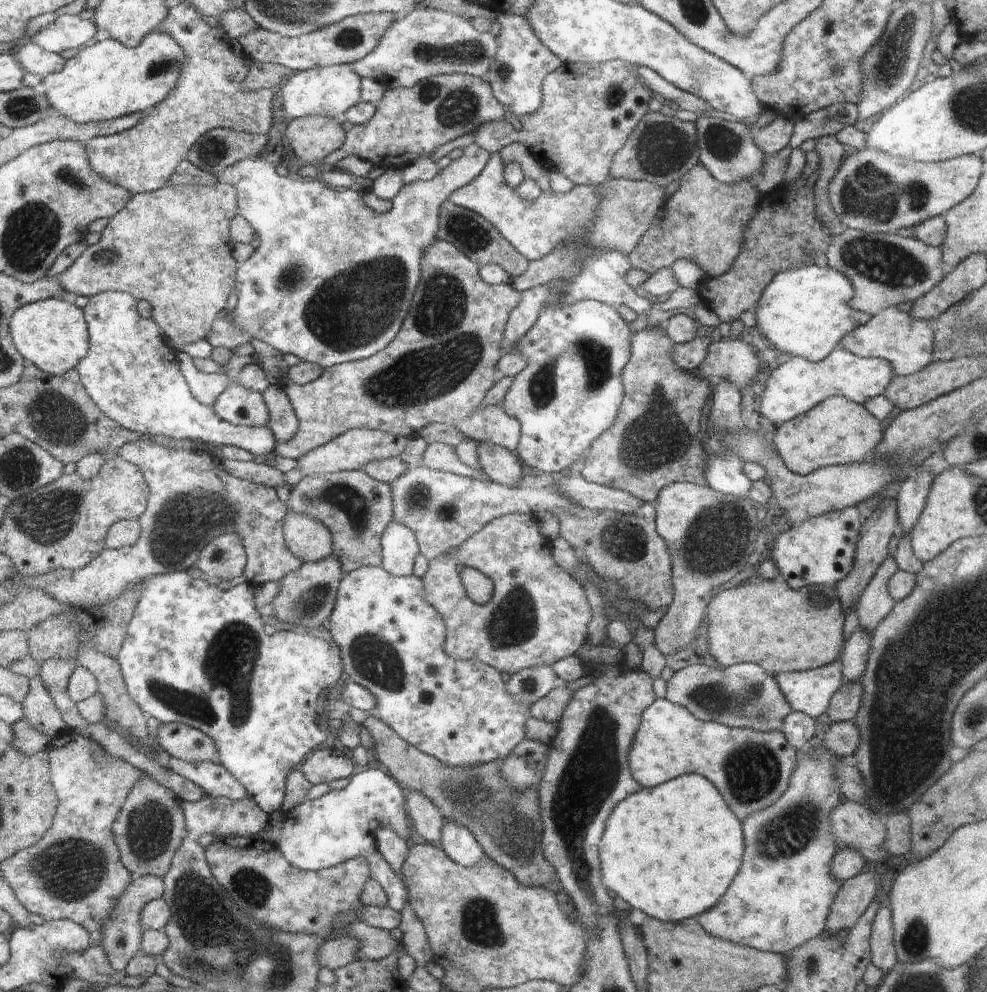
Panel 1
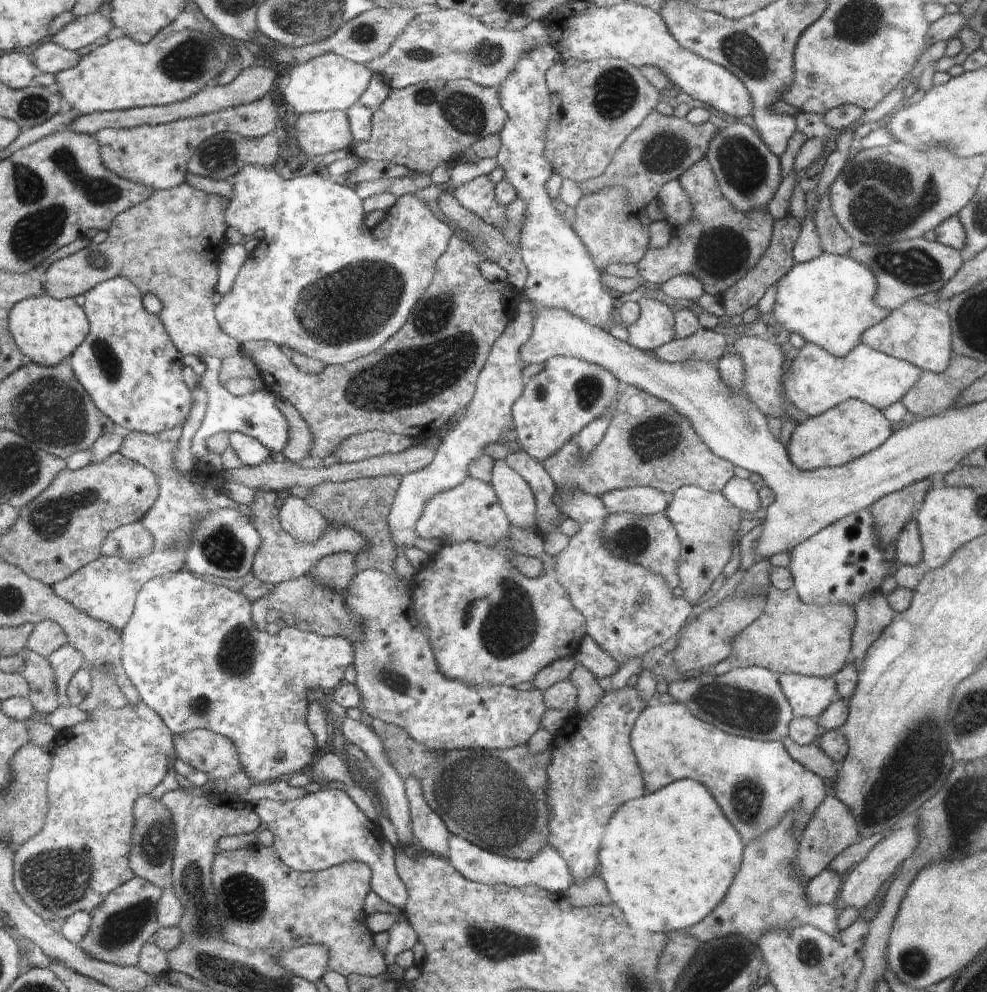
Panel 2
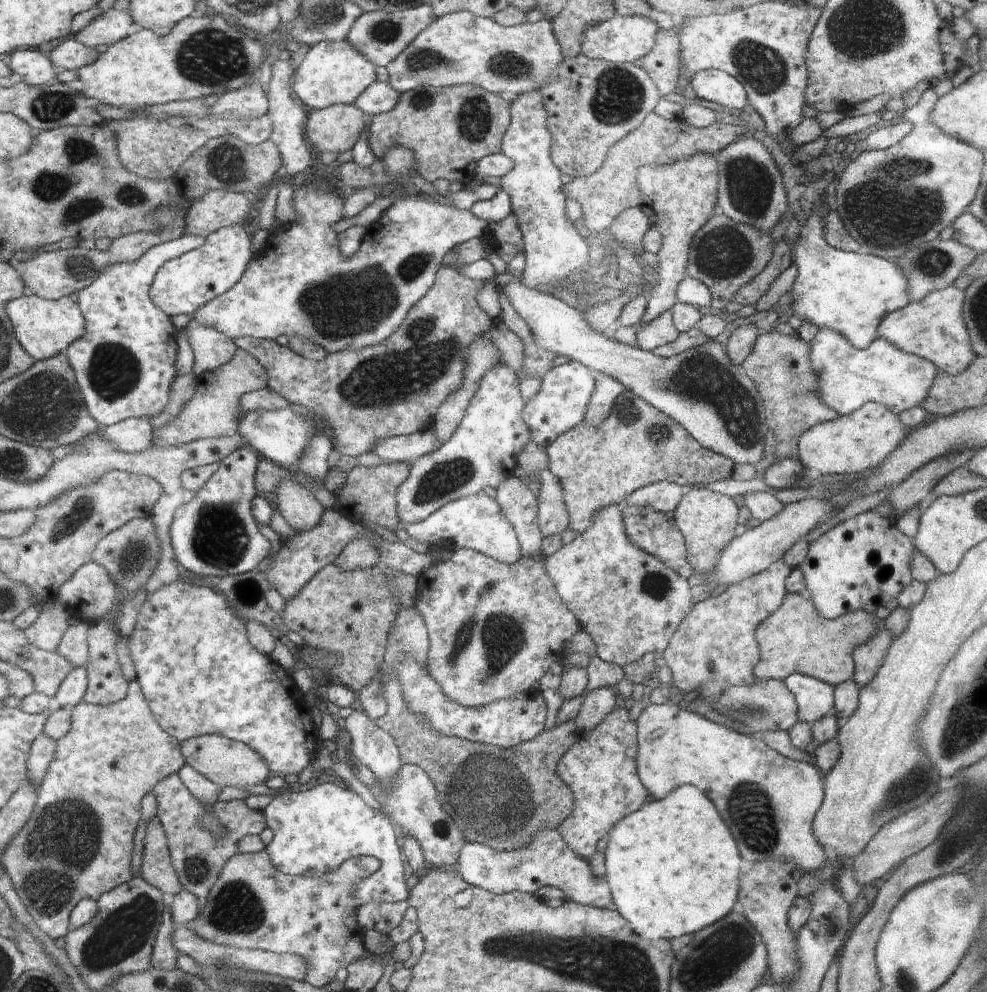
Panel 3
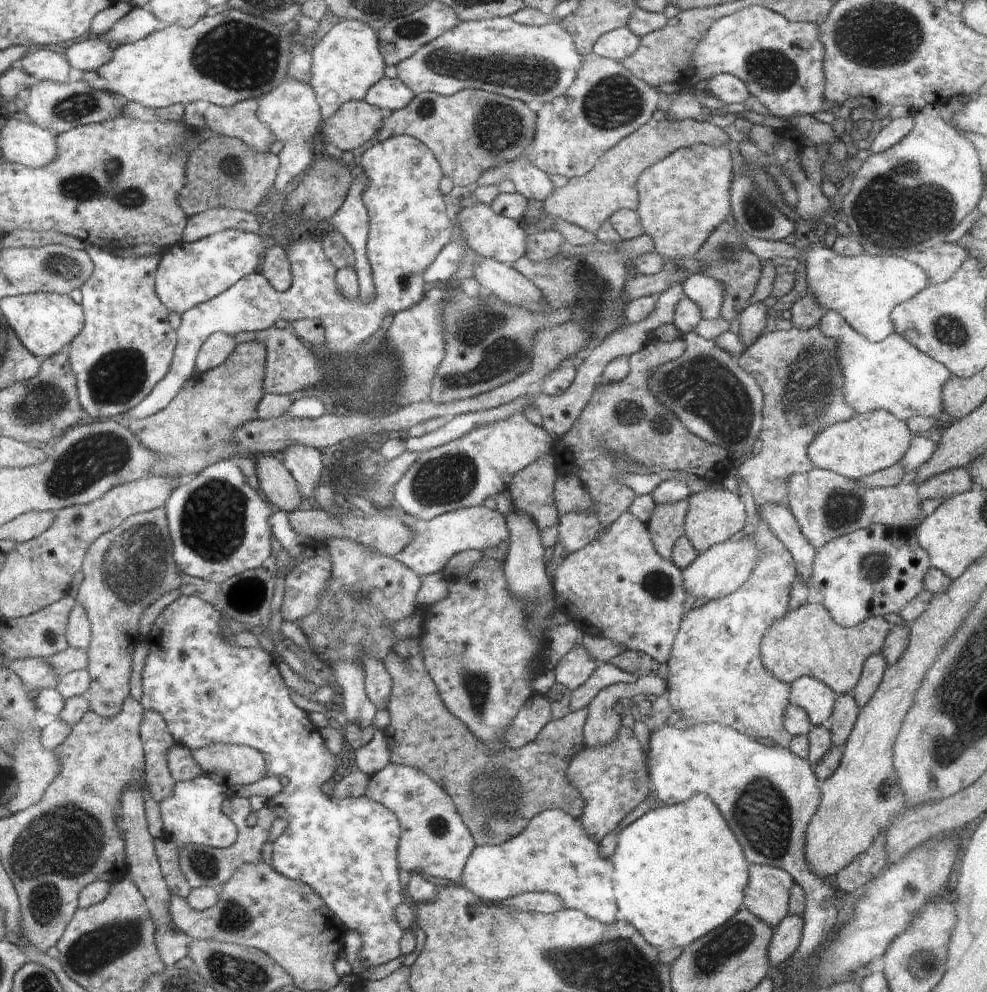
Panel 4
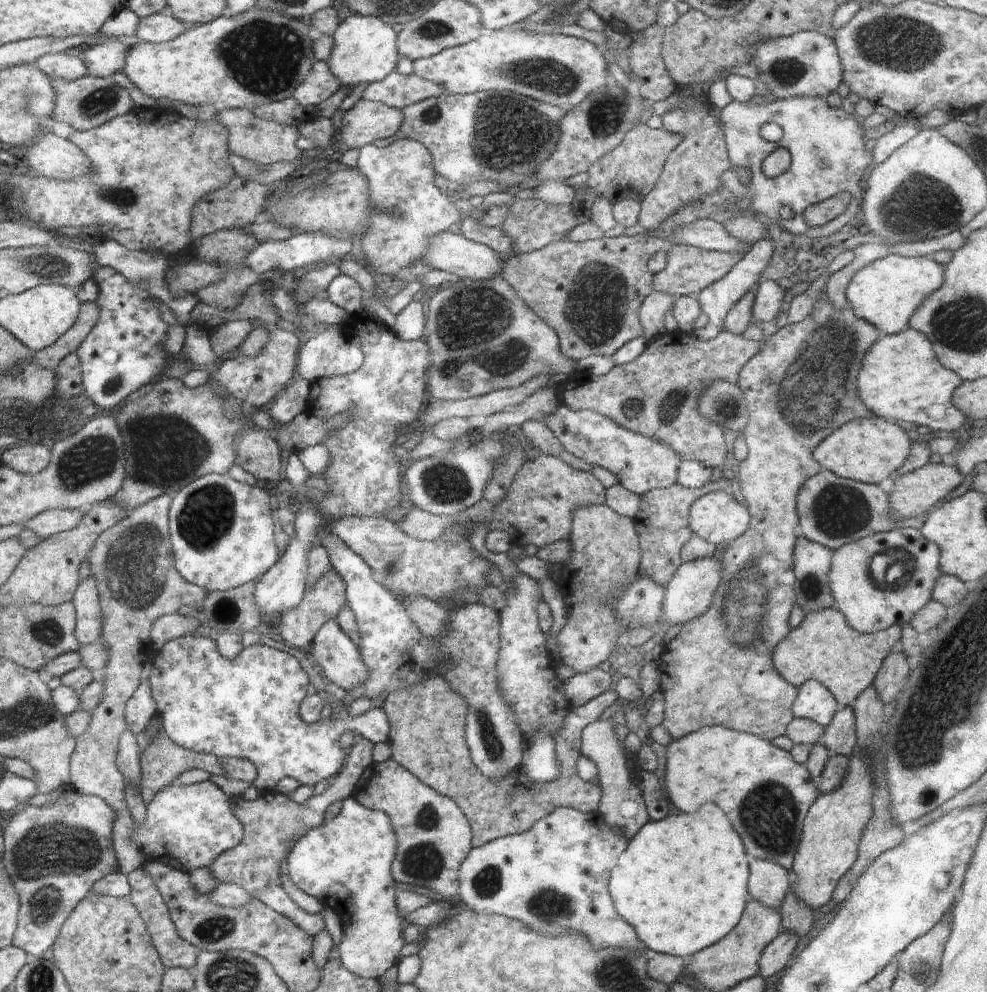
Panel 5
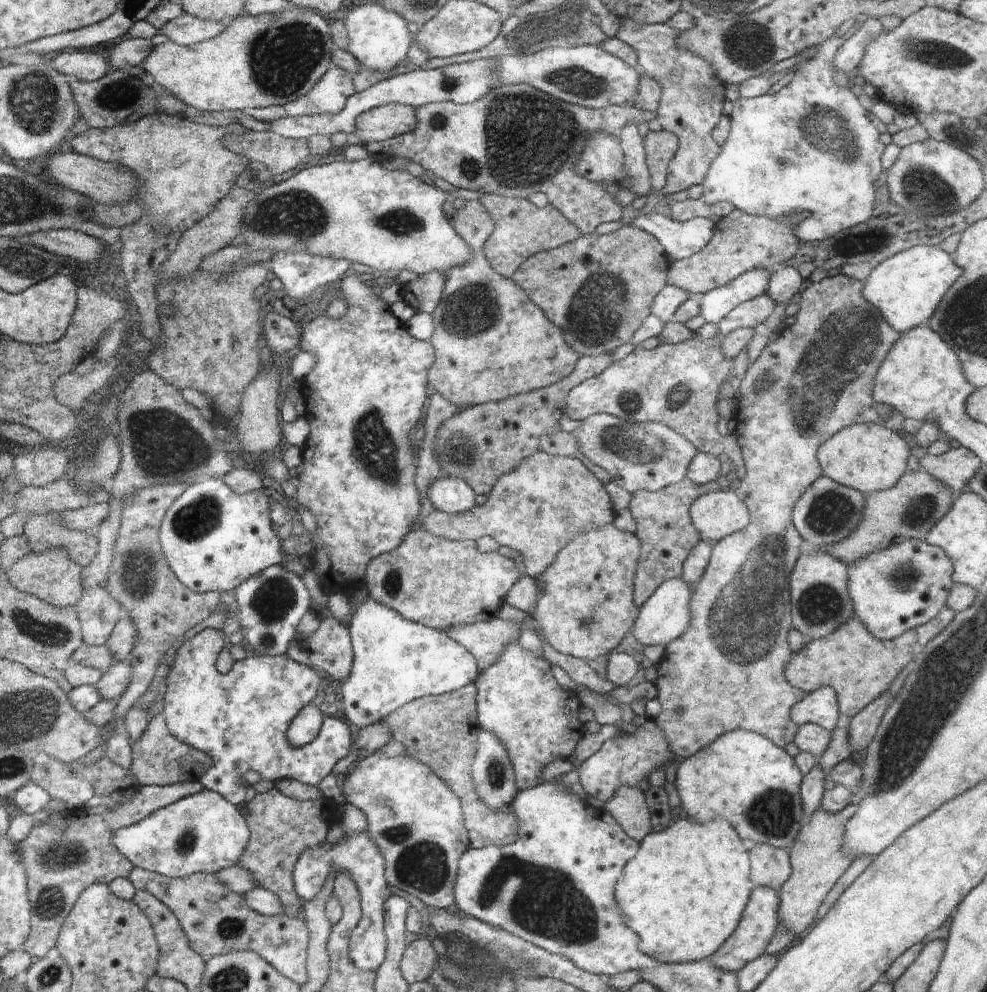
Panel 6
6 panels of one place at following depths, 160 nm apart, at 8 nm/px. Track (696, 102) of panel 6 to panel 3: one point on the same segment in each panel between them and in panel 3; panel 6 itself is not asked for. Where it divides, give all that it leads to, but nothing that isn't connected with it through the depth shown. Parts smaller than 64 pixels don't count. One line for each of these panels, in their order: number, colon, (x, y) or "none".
3: (678, 197)
4: (682, 198)
5: (693, 169)

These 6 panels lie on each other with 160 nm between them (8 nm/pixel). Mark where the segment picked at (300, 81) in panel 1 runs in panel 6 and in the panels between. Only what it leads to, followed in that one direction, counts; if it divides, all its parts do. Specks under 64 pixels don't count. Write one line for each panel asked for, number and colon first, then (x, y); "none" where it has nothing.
2: (327, 83)
3: (332, 72)
4: (347, 61)
5: (364, 51)
6: (378, 39)

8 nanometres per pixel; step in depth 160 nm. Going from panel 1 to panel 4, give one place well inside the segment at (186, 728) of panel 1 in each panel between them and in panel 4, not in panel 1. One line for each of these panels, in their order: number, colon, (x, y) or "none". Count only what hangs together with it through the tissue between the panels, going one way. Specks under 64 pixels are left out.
2: (202, 749)
3: (226, 762)
4: (227, 764)

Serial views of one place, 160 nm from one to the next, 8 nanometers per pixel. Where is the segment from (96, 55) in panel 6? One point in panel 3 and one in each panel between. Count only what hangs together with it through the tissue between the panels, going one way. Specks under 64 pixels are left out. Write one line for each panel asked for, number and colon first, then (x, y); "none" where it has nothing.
3: (35, 68)
4: (45, 65)
5: (70, 67)

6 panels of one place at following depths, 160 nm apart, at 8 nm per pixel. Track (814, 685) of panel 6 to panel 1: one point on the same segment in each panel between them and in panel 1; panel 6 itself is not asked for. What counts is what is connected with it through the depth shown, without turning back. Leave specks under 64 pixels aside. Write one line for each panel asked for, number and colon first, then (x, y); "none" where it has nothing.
1: (763, 621)
2: (792, 636)
3: (794, 639)
4: (806, 641)
5: (824, 647)

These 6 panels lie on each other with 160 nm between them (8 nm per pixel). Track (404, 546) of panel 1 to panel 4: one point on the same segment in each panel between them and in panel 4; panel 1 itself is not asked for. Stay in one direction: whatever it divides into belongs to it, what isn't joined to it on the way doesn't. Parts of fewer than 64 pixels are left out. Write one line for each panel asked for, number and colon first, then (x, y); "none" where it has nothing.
2: (488, 417)
3: (483, 452)
4: (462, 473)

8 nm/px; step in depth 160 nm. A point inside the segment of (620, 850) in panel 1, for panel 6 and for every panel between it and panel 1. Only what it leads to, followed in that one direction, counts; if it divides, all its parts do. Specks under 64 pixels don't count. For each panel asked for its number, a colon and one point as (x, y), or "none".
2: (667, 859)
3: (672, 866)
4: (679, 873)
5: (681, 883)
6: (684, 892)

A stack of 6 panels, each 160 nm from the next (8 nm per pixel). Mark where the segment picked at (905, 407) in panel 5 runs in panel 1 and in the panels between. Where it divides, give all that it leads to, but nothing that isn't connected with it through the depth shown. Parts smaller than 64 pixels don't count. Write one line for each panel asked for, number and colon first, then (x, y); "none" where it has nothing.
1: (798, 385)
2: (815, 381)
3: (847, 377)
4: (892, 375)

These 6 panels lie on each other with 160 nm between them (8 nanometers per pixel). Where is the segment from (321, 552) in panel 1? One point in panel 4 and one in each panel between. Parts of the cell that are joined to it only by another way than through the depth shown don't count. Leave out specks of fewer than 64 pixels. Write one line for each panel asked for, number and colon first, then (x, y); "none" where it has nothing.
2: (305, 523)
3: (297, 505)
4: (277, 483)

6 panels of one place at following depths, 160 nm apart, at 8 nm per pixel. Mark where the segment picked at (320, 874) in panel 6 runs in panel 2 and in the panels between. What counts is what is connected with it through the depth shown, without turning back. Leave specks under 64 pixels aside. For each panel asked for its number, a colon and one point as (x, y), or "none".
2: (191, 649)
3: (200, 674)
4: (208, 689)
5: (347, 862)

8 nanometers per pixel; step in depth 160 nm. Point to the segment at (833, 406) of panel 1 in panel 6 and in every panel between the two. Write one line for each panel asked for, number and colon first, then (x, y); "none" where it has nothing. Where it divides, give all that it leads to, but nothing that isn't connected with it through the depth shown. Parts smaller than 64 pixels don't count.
2: (844, 432)
3: (855, 443)
4: (864, 444)
5: (868, 450)
6: (868, 457)

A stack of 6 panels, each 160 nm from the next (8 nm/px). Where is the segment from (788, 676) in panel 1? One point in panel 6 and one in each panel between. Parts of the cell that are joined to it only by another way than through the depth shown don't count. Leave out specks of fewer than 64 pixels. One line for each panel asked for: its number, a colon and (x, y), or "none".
2: (808, 696)
3: (815, 699)
4: (818, 700)
5: (814, 701)
6: (820, 707)

